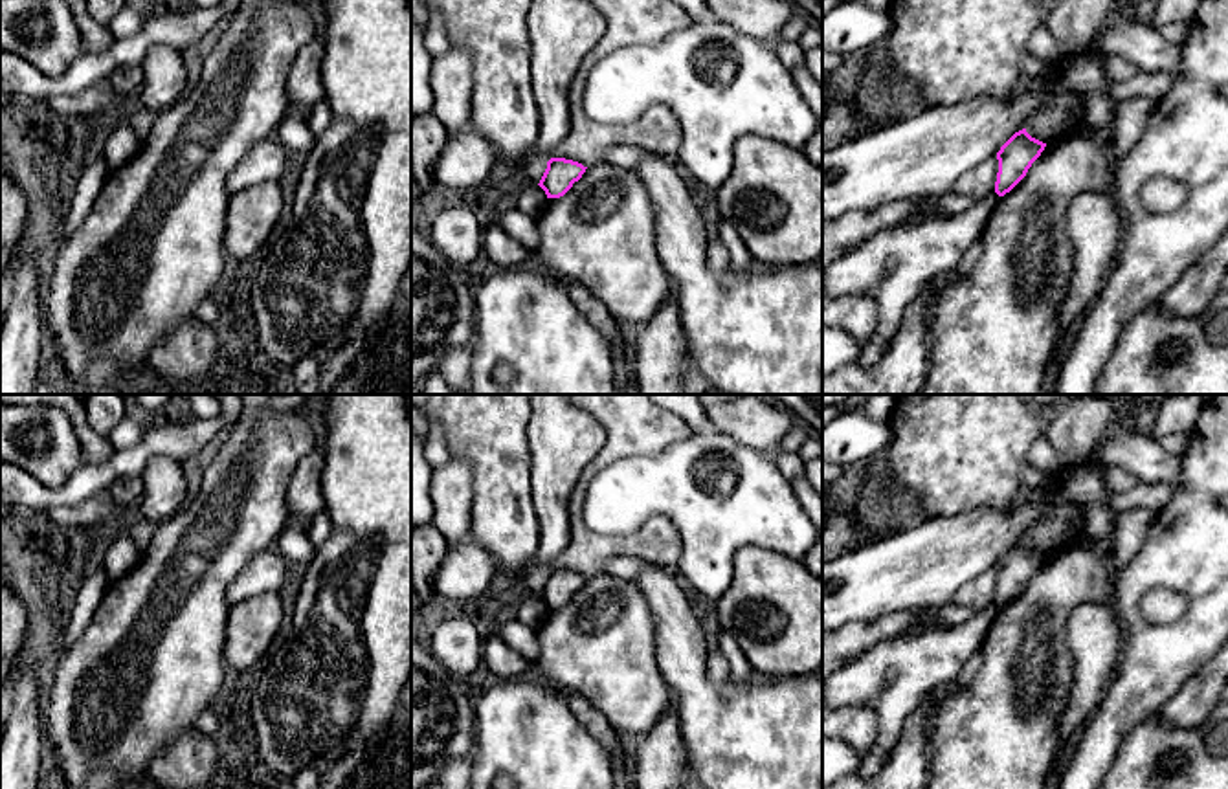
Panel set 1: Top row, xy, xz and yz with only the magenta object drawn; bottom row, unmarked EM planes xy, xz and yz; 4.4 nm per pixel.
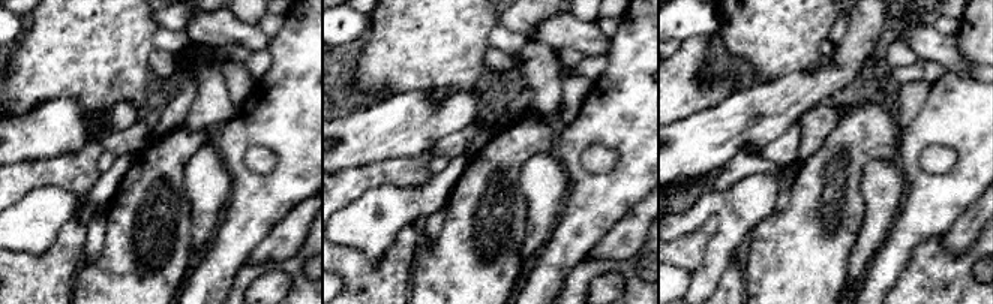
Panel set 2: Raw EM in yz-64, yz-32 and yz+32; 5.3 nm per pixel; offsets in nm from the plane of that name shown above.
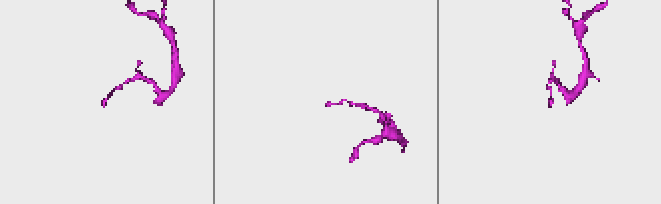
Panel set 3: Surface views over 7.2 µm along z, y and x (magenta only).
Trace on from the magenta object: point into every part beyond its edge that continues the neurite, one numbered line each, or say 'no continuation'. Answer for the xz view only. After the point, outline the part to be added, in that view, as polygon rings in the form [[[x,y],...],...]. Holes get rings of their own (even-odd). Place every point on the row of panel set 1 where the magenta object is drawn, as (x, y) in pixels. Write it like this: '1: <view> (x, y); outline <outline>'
no continuation

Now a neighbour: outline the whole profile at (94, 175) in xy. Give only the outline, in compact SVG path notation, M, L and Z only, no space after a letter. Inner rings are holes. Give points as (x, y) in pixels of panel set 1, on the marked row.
M106 156L92 163L84 163L84 169L75 185L75 204L72 206L68 215L61 220L57 242L73 235L75 229L83 224L83 220L90 213L92 200L99 194L108 174L110 167Z

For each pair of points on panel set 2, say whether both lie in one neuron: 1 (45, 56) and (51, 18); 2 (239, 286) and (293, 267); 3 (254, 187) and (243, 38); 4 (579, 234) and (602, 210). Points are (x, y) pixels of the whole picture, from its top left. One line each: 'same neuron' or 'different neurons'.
1: same neuron
2: same neuron
3: different neurons
4: same neuron

